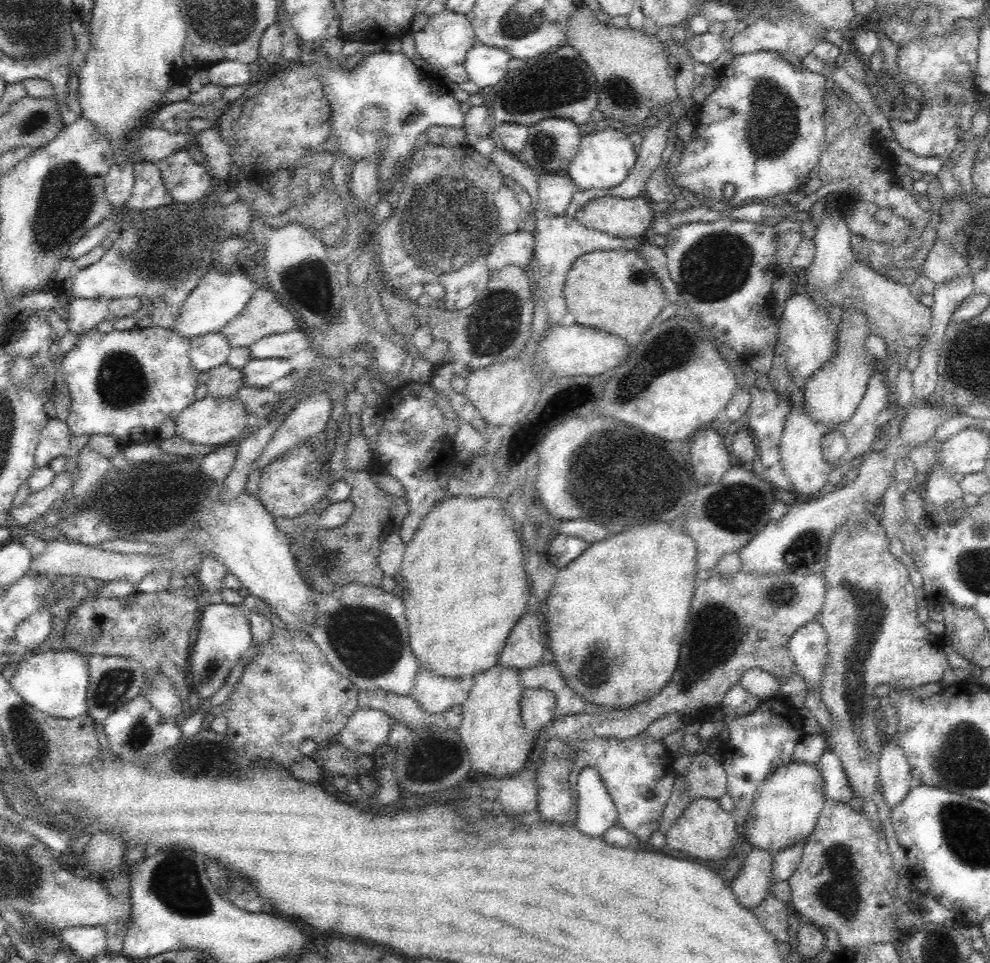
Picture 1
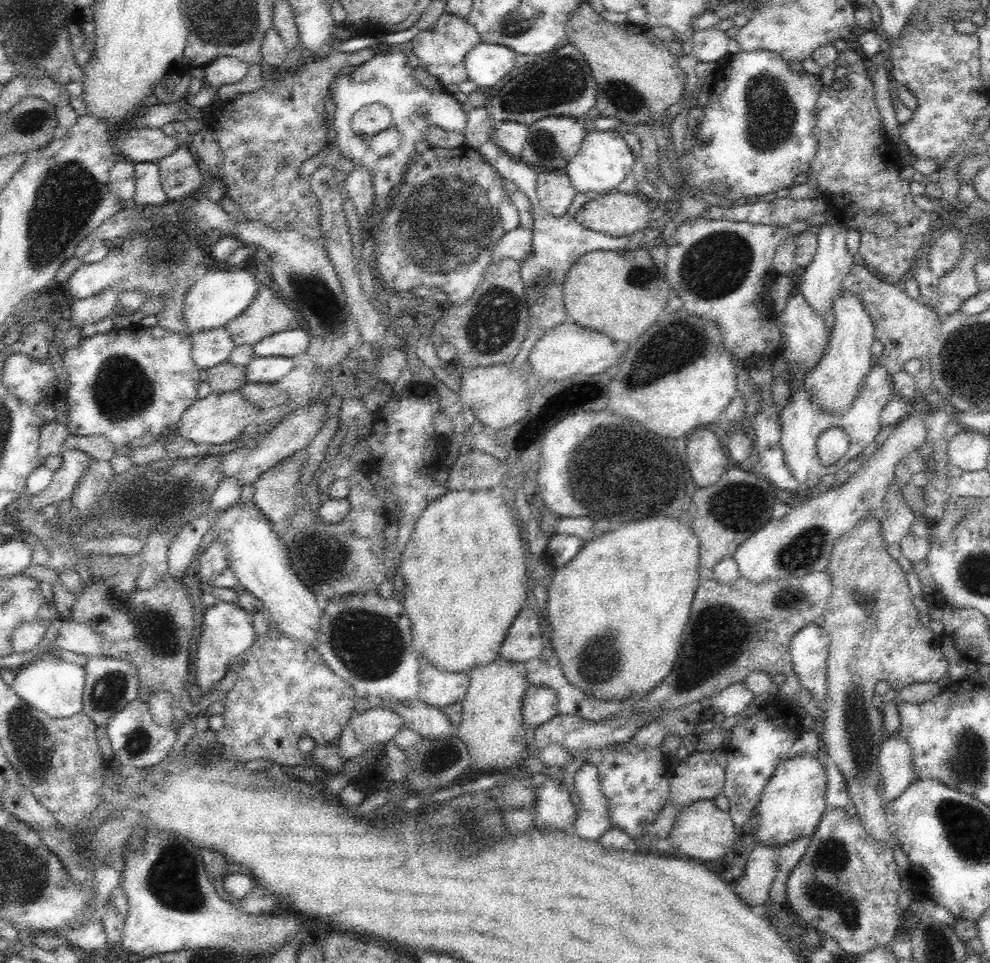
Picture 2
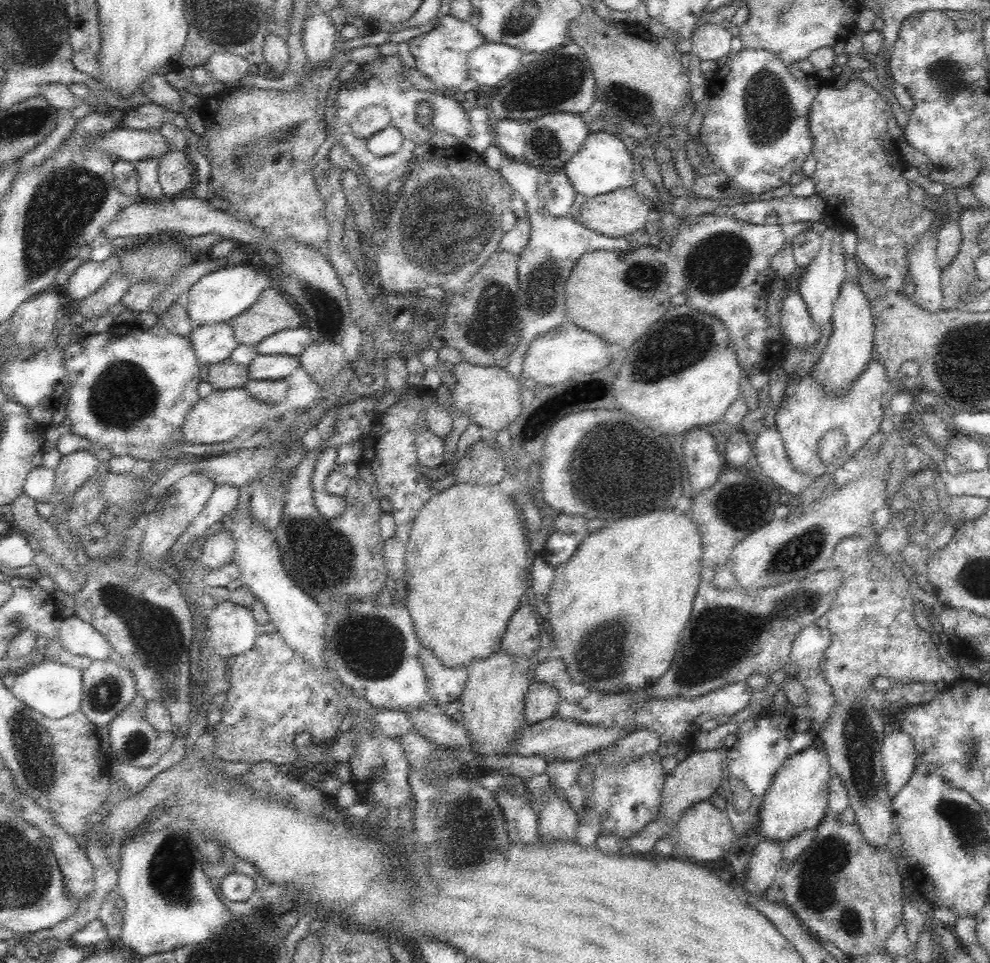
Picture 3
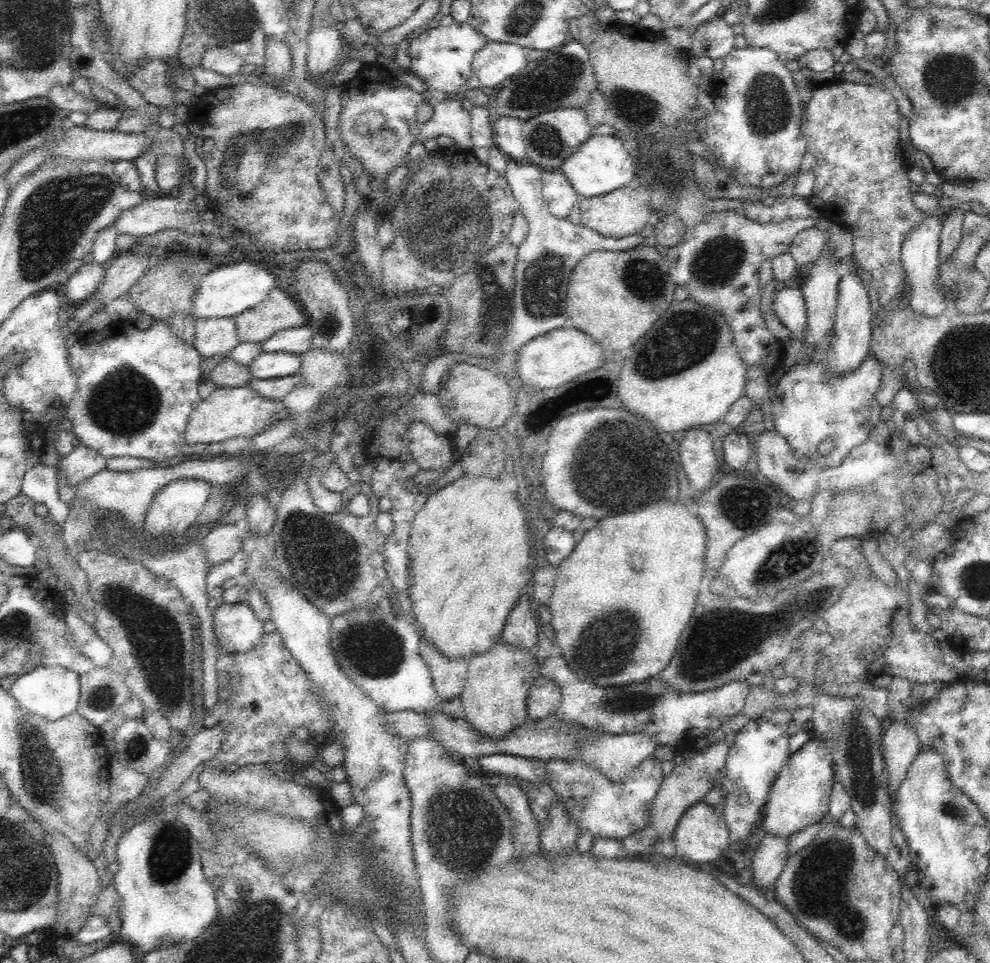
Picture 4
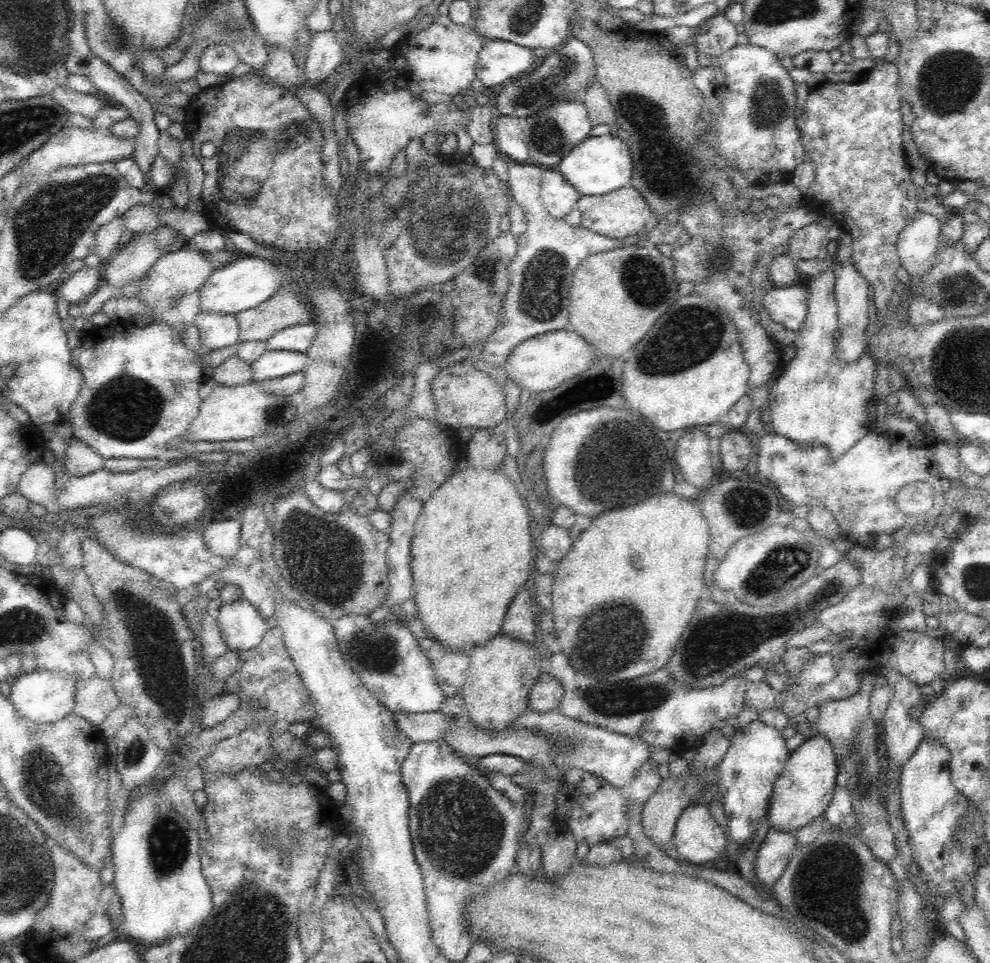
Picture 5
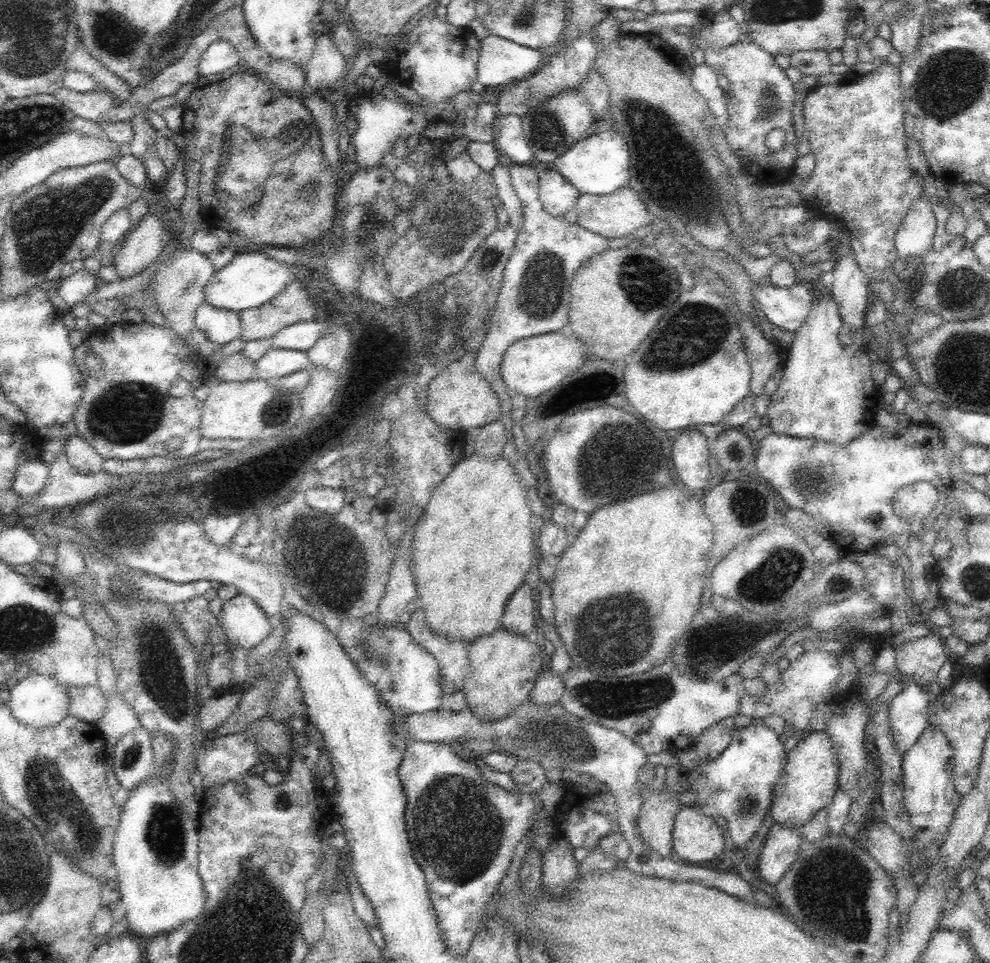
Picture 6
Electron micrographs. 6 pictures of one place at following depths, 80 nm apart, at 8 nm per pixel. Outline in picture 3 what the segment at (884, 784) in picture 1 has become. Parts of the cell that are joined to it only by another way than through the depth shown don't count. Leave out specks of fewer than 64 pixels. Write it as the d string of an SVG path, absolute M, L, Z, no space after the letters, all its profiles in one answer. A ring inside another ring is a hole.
M899 726L889 727L881 744L881 763L885 774L885 790L892 797L917 766L914 739Z

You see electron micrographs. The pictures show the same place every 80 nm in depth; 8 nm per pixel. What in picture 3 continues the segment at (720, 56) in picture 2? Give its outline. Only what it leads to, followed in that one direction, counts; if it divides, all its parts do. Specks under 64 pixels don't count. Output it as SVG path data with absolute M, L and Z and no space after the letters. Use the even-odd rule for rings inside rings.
M701 20L690 38L692 41L690 51L698 56L701 61L717 61L722 56L727 57L732 52L731 40L733 38L727 28Z

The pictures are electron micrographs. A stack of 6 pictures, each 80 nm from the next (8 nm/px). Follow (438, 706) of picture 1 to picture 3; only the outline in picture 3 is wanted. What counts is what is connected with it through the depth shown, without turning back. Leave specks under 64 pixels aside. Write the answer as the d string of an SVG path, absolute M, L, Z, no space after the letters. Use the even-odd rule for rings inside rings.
M426 647L419 650L418 661L424 669L433 702L442 705L460 698L467 682L467 667L448 667Z

